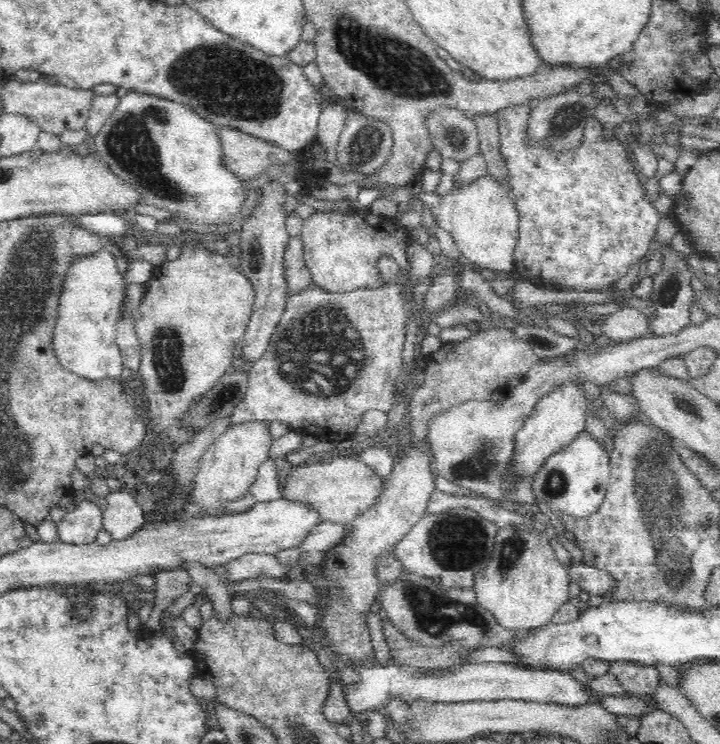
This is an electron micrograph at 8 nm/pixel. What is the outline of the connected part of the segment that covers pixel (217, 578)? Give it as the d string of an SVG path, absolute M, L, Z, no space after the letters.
M184 562L185 572L198 586L202 587L202 598L211 601L212 615L223 622L233 616L231 593L222 583L222 576L216 574L215 569L208 568L199 562Z

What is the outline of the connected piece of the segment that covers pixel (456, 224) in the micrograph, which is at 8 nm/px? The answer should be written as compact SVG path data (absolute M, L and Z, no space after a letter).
M484 174L472 184L466 184L462 188L453 187L452 192L444 196L422 191L417 197L433 212L441 230L447 230L453 236L463 258L466 258L470 265L500 272L515 270L514 248L518 242L519 212L515 199L511 197L510 186L498 182L491 174Z

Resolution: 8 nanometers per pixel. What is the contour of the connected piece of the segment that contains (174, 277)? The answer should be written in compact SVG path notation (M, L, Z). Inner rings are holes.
M190 244L181 246L177 259L156 265L148 284L142 304L134 314L135 333L141 347L141 366L136 373L136 381L130 387L148 399L148 410L156 423L156 430L166 435L175 447L196 436L182 420L198 397L210 392L218 380L231 371L231 366L238 363L243 336L254 312L255 292L252 282L242 274L232 258Z

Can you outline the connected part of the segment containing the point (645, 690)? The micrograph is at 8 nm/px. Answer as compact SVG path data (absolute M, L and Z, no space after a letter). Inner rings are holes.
M612 662L609 672L630 694L637 693L648 699L654 697L660 682L662 682L658 668L644 664Z

